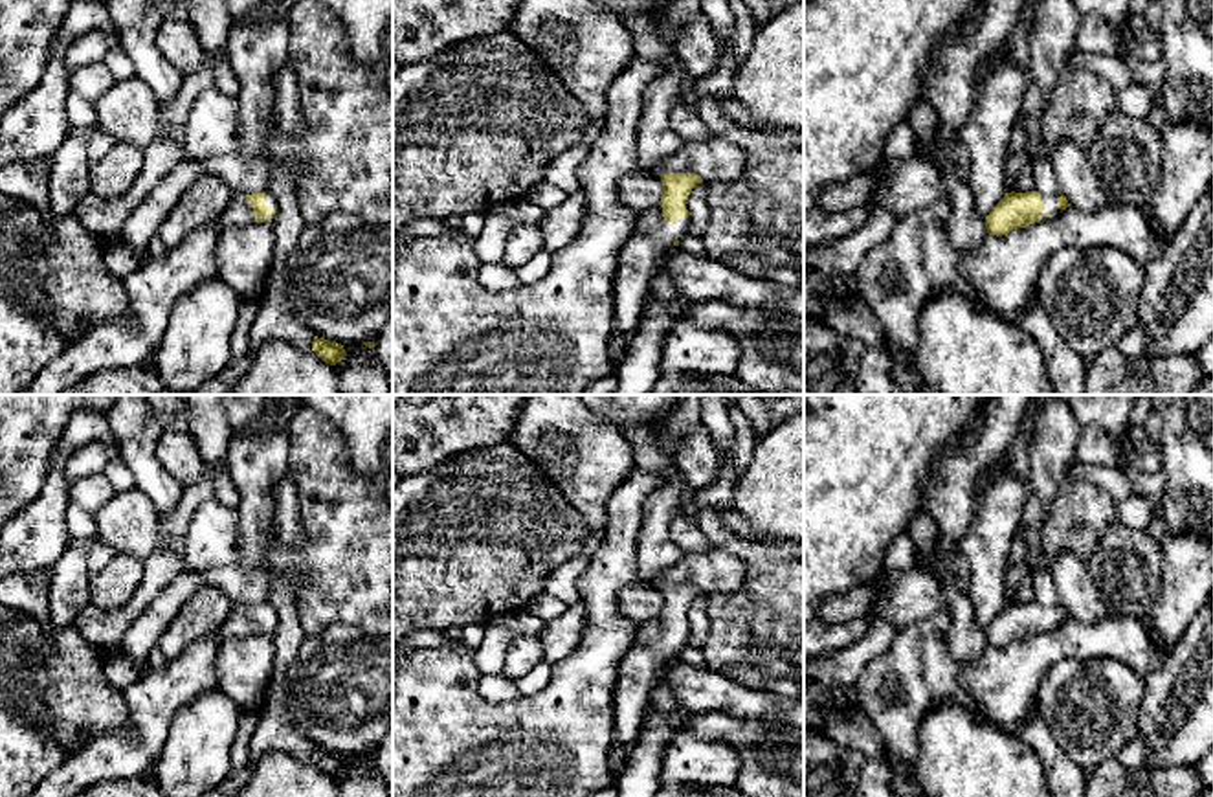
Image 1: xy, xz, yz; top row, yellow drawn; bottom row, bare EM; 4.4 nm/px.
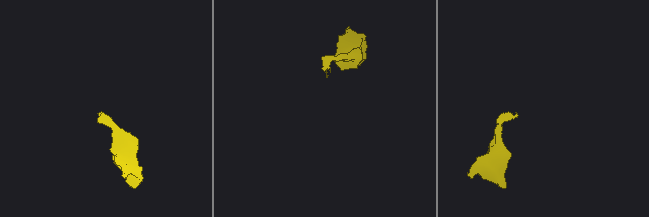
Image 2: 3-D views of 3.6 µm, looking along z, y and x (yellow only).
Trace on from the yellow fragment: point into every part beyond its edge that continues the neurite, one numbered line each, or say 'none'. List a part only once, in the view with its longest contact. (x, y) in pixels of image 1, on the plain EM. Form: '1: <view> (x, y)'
1: xz (641, 669)

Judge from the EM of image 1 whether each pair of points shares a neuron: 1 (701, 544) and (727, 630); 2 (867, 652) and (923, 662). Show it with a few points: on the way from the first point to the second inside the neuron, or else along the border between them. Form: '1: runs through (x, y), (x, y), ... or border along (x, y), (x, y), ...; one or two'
1: border along (689, 509), (712, 546); two
2: border along (898, 630), (892, 645), (872, 660), (852, 685); two

